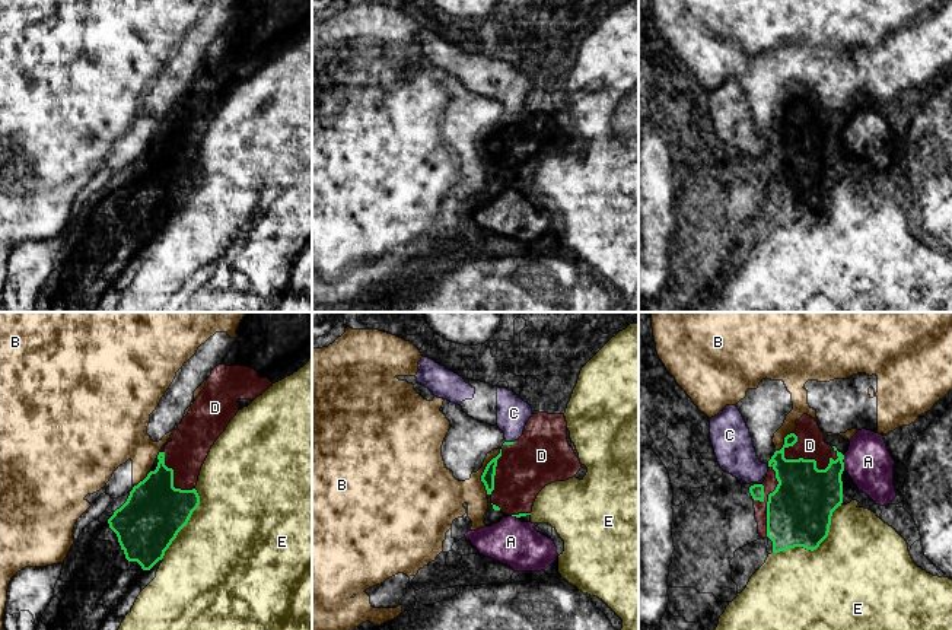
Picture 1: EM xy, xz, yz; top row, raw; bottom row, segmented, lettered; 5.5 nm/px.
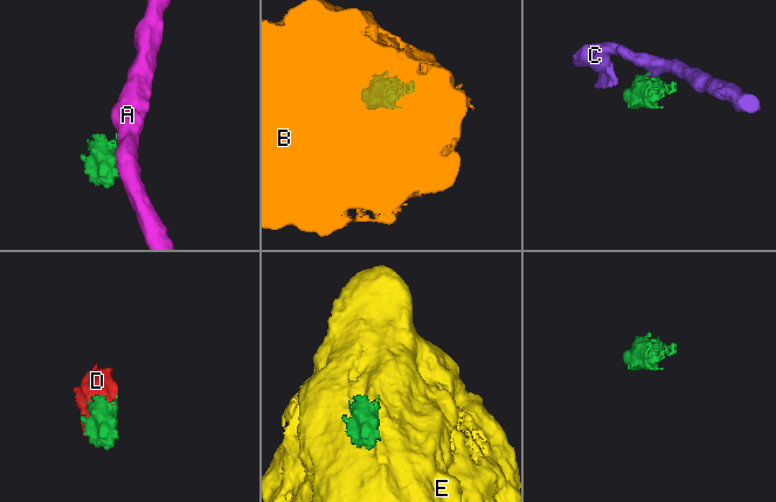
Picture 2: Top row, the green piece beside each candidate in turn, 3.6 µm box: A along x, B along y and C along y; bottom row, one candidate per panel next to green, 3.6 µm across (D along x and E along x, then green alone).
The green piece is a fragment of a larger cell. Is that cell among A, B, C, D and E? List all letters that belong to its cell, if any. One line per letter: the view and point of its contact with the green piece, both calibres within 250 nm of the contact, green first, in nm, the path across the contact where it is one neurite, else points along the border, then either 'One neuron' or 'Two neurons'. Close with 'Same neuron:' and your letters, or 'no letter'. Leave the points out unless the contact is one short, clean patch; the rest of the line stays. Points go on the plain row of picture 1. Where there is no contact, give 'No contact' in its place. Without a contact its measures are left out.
A: Touches green at yz (843, 136). Thickness 300 nm (green) against 260 nm. Two neurons
B: Touches green at xz (484, 145). Thickness 70 nm (green) against 200 nm. Boundary: xz (500, 123), (481, 149), (486, 166). Two neurons
C: Touches green at xz (510, 115). Thickness 20 nm (green) against 180 nm. Boundary: xz (506, 114), (513, 115). Two neurons
D: Touches green at yz (811, 133). Thickness 340 nm (green) against 150 nm. One neuron
E: Touches green at yz (817, 220). Thickness 360 nm (green) against 500 nm. Two neurons
Same neuron: D

